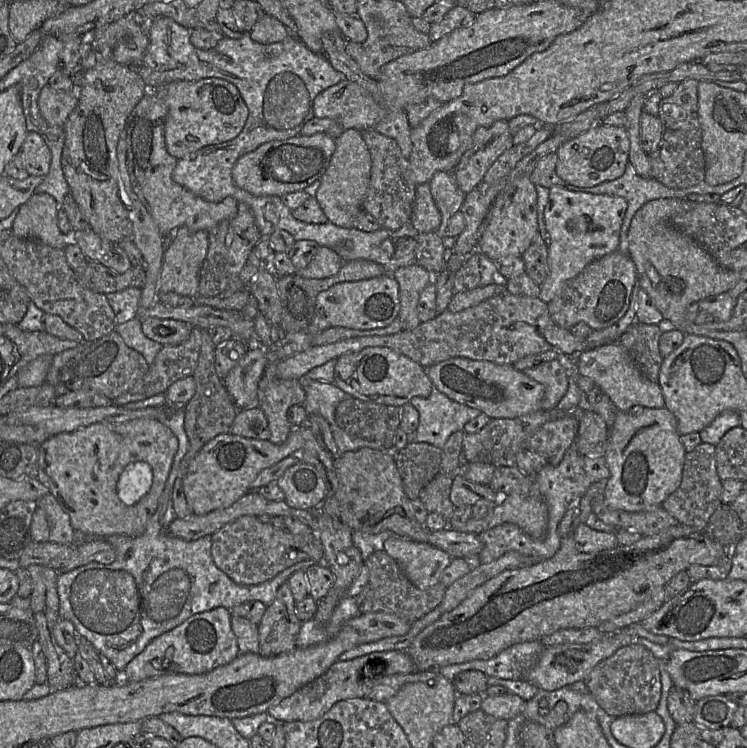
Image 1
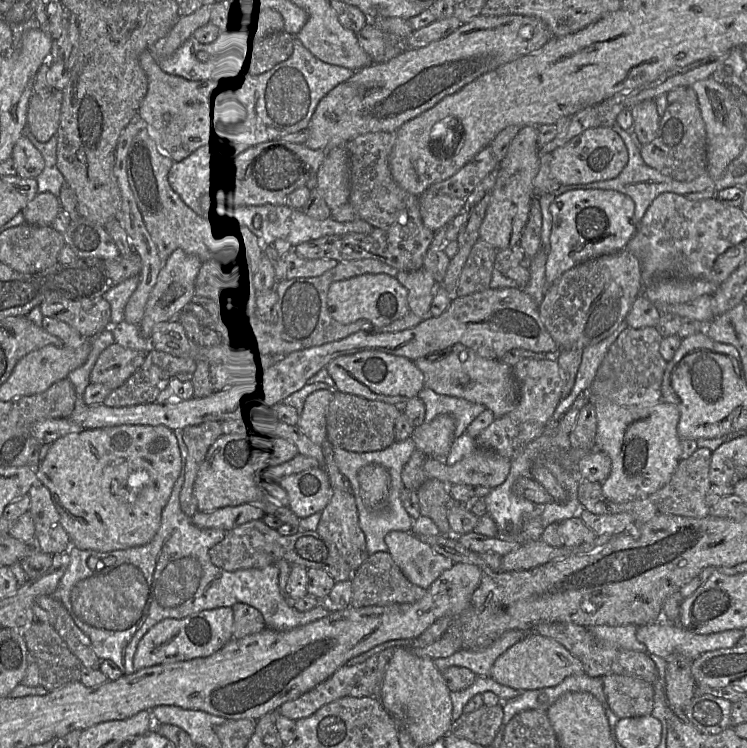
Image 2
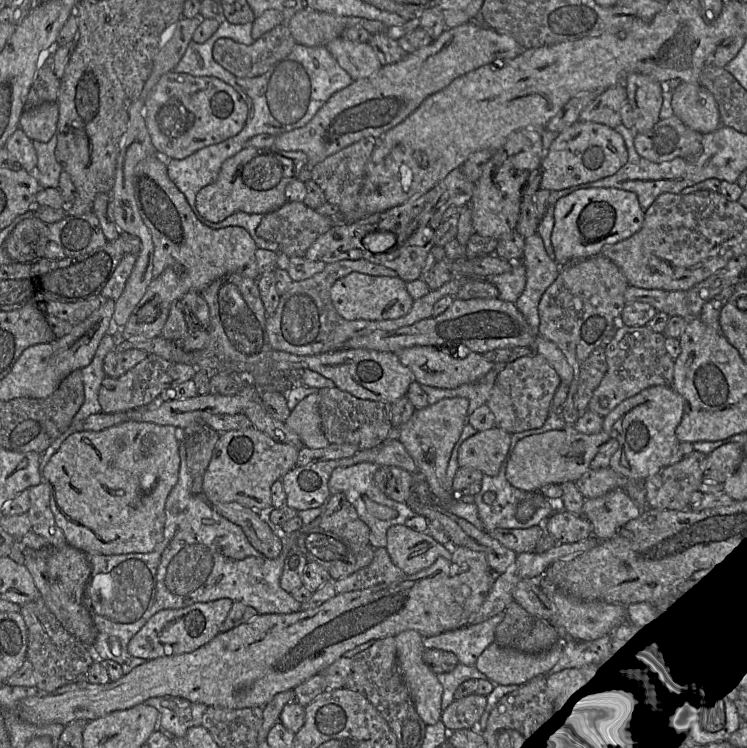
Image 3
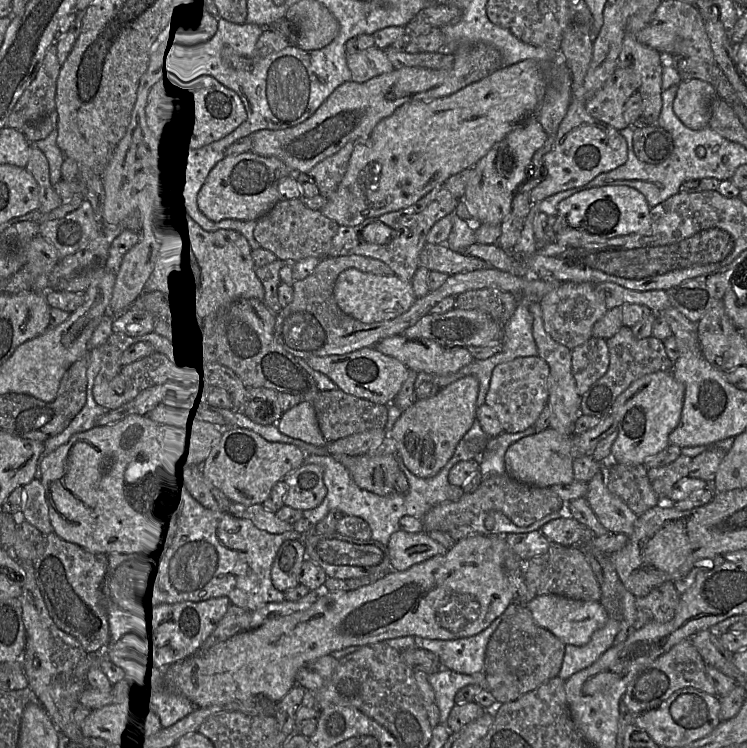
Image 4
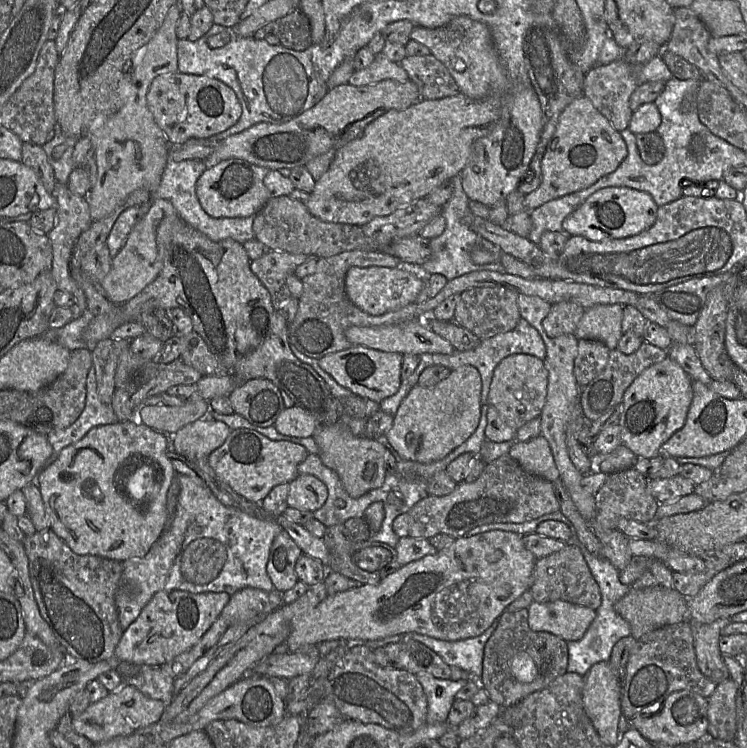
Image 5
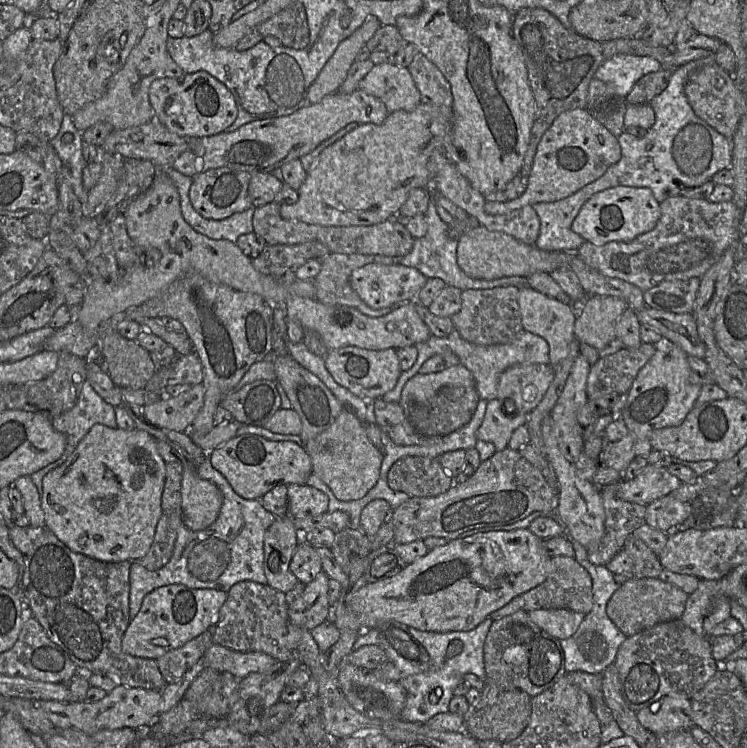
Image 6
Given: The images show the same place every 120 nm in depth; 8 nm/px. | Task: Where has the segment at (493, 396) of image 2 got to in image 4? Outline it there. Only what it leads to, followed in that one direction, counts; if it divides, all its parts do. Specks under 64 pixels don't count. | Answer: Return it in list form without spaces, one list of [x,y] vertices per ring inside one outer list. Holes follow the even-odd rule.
[[[403,335],[383,339],[375,345],[375,348],[385,355],[396,358],[411,371],[437,375],[456,373],[474,360],[466,347],[443,347],[429,339],[409,339]]]

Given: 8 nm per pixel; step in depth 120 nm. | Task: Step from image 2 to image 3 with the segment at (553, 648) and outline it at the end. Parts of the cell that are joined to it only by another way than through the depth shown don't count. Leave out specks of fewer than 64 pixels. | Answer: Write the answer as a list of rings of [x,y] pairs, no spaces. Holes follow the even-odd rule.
[[[490,645],[478,658],[476,668],[494,685],[504,686],[505,694],[519,689],[532,679],[555,674],[567,667],[567,657],[561,647],[549,653],[531,657]]]

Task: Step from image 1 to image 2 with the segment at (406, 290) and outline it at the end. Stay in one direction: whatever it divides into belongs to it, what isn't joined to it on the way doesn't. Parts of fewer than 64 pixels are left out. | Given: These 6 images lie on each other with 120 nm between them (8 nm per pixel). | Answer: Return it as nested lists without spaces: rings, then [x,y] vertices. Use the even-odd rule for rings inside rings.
[[[425,268],[414,271],[399,271],[395,276],[408,292],[409,309],[422,320],[430,317],[430,306],[436,280]]]

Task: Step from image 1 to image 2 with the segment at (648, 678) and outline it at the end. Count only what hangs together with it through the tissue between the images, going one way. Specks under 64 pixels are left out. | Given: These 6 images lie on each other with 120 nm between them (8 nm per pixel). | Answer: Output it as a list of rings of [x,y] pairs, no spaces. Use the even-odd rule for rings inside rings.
[[[611,674],[602,677],[610,709],[620,719],[652,714],[654,685],[640,678]]]

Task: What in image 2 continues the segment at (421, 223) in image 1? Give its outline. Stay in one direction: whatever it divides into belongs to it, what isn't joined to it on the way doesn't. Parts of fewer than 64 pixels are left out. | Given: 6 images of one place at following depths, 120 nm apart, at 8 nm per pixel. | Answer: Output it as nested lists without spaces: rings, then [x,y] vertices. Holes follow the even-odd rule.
[[[426,190],[419,196],[423,223],[433,232],[450,223],[463,211],[464,199]]]

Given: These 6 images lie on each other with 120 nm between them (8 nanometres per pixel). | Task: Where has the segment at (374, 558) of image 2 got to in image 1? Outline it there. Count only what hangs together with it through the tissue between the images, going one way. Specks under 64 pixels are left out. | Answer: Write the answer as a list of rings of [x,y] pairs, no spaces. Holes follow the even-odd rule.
[[[384,550],[377,551],[371,554],[365,560],[365,564],[367,565],[369,571],[369,579],[366,586],[356,597],[356,604],[361,613],[386,612],[394,614],[397,617],[406,619],[407,621],[414,622],[417,619],[426,615],[427,613],[431,612],[442,602],[447,588],[443,583],[440,582],[431,588],[420,590],[405,576],[399,564]]]

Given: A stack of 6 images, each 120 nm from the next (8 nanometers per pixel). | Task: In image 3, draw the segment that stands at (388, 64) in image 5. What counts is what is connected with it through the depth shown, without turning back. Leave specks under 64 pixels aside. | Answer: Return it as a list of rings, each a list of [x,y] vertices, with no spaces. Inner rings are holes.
[[[340,36],[325,47],[353,80],[370,77],[382,67],[368,43],[357,43]]]

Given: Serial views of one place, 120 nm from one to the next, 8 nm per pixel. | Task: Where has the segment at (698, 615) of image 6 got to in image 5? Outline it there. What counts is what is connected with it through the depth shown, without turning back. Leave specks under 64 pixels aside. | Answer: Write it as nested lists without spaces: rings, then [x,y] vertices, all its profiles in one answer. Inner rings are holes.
[[[721,618],[709,624],[690,622],[697,665],[702,674],[715,684],[730,677],[719,649],[720,632],[729,624],[730,618]]]

